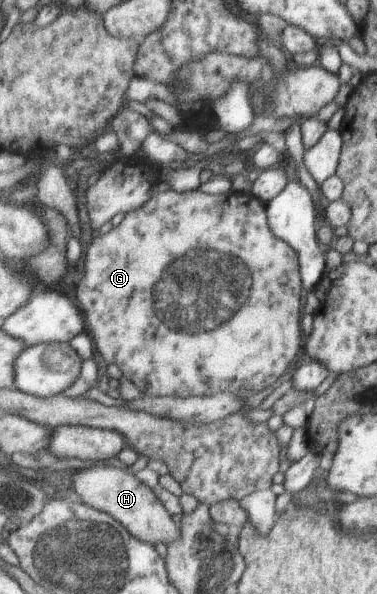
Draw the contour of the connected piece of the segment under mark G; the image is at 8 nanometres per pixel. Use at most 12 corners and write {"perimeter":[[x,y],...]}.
{"perimeter":[[157,192],[85,250],[87,335],[144,394],[249,398],[299,354],[250,193]]}

